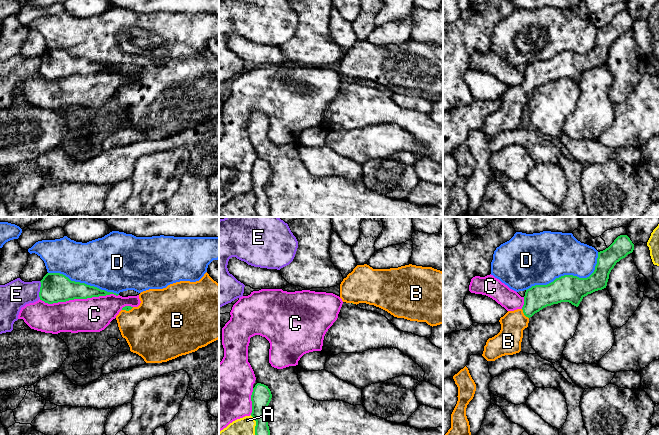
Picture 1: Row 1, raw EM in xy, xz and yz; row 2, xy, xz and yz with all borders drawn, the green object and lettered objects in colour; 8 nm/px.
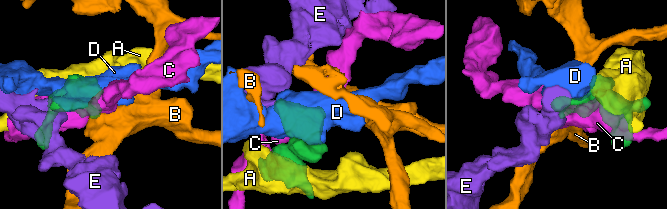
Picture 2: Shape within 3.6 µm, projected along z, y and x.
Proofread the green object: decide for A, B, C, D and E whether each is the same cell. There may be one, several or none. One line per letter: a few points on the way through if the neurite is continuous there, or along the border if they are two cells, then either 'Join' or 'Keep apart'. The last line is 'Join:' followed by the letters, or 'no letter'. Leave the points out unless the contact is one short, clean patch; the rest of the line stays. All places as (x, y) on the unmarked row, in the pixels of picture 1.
A: Keep apart
B: Path across: yz (537, 73), (524, 90), (512, 102), (508, 116). Join
C: Keep apart
D: Keep apart
E: Boundary: xy (39, 57), (40, 74). Keep apart
Join: B

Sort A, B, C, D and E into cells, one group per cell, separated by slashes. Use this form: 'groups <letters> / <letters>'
groups A / B / C / D / E

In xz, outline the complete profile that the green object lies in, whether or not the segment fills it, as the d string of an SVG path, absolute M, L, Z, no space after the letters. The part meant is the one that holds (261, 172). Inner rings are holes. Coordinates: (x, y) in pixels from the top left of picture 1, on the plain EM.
M257 159L251 171L252 189L256 197L255 211L259 217L270 217L270 206L265 192L265 186L271 177L272 170L268 162Z

